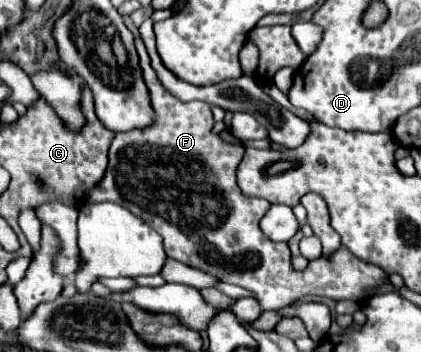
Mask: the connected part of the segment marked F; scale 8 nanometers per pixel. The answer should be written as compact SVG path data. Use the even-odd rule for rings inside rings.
M125 17L125 23L135 33L135 45L157 113L157 125L115 133L105 177L97 187L85 193L81 203L113 201L127 207L163 237L169 259L197 267L219 277L223 283L253 291L265 311L283 309L305 295L363 303L371 291L377 291L389 281L389 275L381 267L361 261L349 253L349 249L343 249L343 245L333 251L333 255L321 255L309 261L303 271L293 269L289 245L269 241L259 229L259 221L271 203L261 197L243 195L237 185L237 165L241 163L245 147L227 143L211 131L211 105L201 101L183 103L167 93L161 81L157 81L137 27L129 17Z

